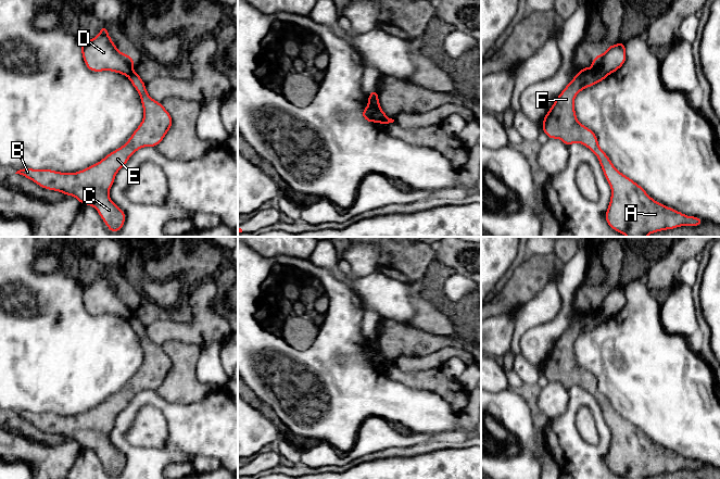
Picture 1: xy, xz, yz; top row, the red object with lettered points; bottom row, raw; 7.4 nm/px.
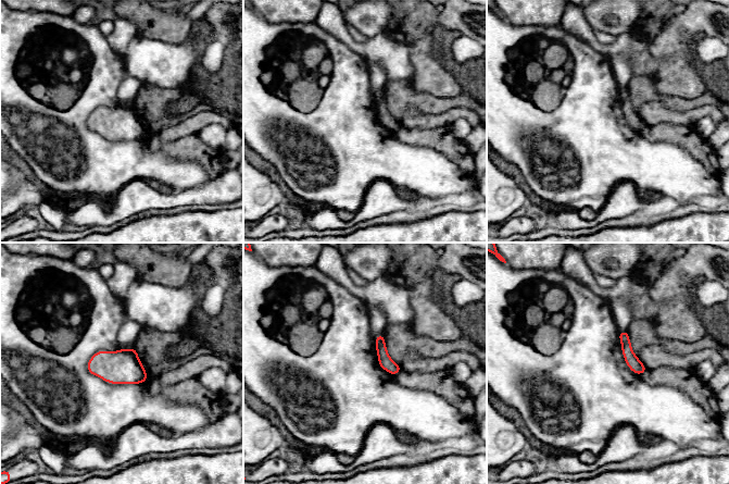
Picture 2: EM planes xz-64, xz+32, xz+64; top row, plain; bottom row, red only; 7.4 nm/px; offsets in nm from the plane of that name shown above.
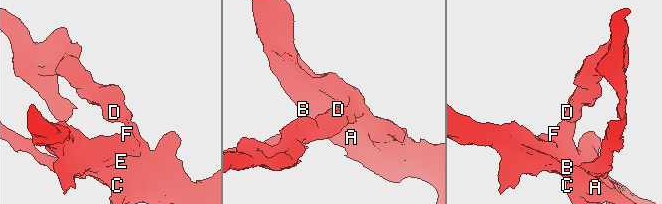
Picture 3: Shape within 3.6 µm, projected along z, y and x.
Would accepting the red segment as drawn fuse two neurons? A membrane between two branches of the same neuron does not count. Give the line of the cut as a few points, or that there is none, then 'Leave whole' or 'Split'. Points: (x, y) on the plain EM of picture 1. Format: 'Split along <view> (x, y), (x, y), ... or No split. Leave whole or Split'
Split along xz (369, 345), (373, 352), (373, 360), (377, 364). Split

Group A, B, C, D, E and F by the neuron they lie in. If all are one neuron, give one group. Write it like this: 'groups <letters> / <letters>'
groups A B C E F / D

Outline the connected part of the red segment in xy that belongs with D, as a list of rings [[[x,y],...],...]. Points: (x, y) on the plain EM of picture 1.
[[[100,269],[100,277],[97,280],[91,281],[89,285],[86,285],[84,281],[81,281],[81,299],[85,307],[91,315],[112,314],[128,319],[132,315],[134,301],[119,295],[116,292],[116,288],[108,278],[108,274],[108,270]]]

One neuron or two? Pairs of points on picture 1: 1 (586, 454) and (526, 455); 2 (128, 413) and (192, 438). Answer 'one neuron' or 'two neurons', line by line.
1: two neurons
2: one neuron

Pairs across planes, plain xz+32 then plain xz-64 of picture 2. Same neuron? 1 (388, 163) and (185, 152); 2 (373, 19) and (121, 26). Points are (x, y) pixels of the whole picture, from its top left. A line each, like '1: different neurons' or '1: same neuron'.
1: different neurons
2: same neuron

